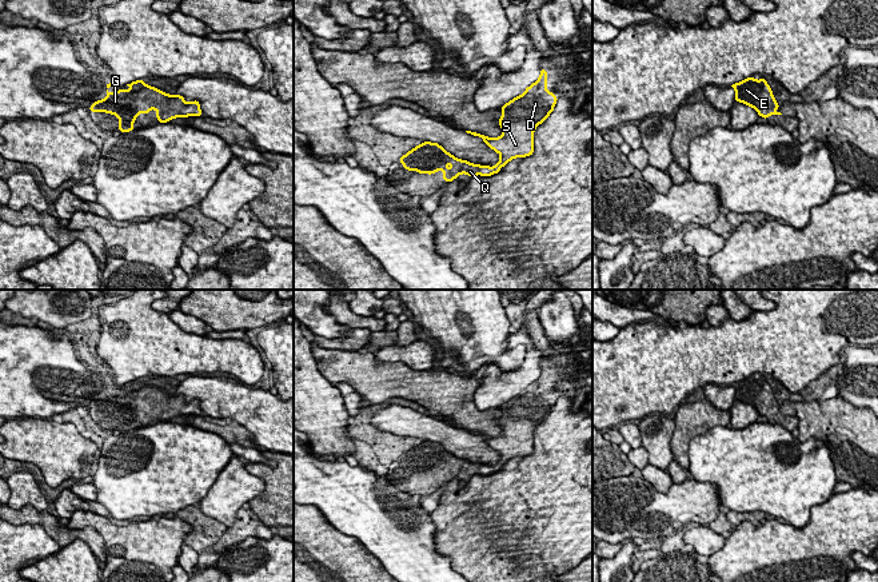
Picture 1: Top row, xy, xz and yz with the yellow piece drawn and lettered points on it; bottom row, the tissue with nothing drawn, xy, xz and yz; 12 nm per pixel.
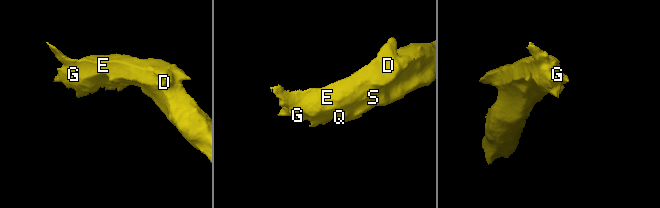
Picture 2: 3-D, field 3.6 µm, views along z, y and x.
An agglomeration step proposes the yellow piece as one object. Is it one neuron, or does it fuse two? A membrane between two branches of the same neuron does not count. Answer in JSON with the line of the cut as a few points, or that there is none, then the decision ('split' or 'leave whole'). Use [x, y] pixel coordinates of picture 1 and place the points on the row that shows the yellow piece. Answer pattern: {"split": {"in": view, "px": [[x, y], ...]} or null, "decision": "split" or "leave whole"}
{"split": null, "decision": "leave whole"}

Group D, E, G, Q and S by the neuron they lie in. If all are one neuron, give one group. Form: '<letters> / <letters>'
D E G Q S

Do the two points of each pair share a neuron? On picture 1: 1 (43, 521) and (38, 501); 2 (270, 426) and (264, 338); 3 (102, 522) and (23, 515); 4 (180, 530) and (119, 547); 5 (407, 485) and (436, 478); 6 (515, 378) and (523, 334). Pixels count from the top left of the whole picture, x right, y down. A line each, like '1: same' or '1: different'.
1: different
2: different
3: different
4: same
5: same
6: same

